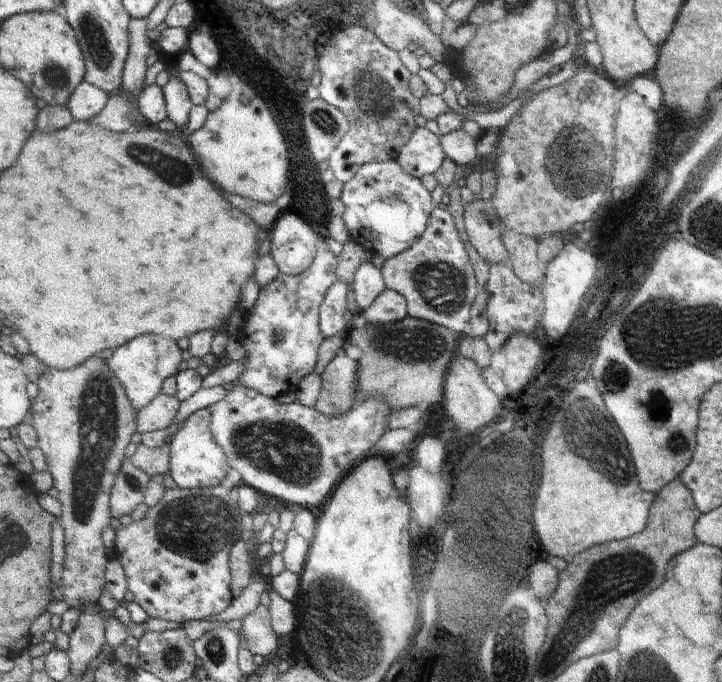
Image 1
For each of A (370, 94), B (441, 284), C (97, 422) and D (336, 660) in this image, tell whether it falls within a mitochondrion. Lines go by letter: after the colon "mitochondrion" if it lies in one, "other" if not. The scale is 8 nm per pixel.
A: mitochondrion
B: mitochondrion
C: mitochondrion
D: mitochondrion

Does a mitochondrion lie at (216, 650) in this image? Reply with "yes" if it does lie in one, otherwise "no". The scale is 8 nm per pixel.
yes

